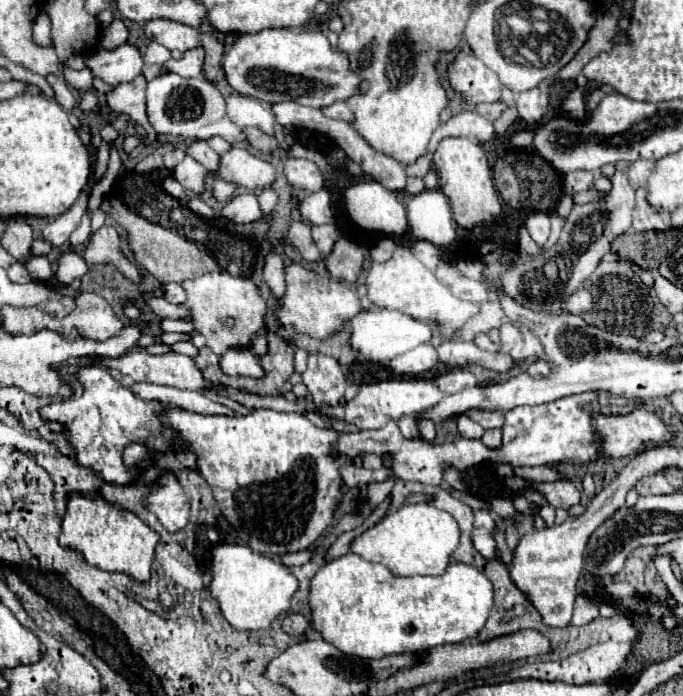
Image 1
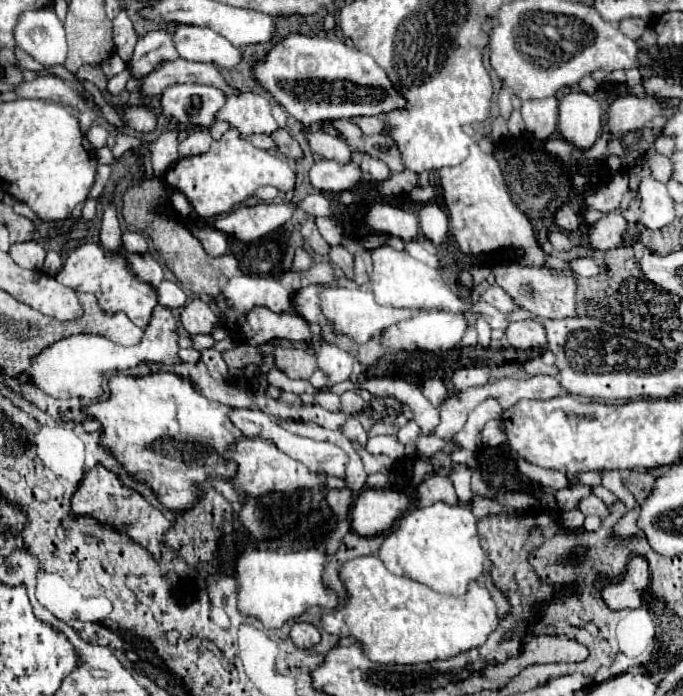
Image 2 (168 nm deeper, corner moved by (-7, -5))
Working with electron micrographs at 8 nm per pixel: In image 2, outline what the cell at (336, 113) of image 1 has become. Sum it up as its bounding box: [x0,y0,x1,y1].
[352,116,386,136]

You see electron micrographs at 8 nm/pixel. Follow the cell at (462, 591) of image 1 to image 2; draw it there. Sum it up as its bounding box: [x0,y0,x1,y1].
[322,556,498,664]

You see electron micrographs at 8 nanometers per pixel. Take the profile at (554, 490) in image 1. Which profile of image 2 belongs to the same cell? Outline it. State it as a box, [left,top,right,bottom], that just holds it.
[578,496,608,516]

